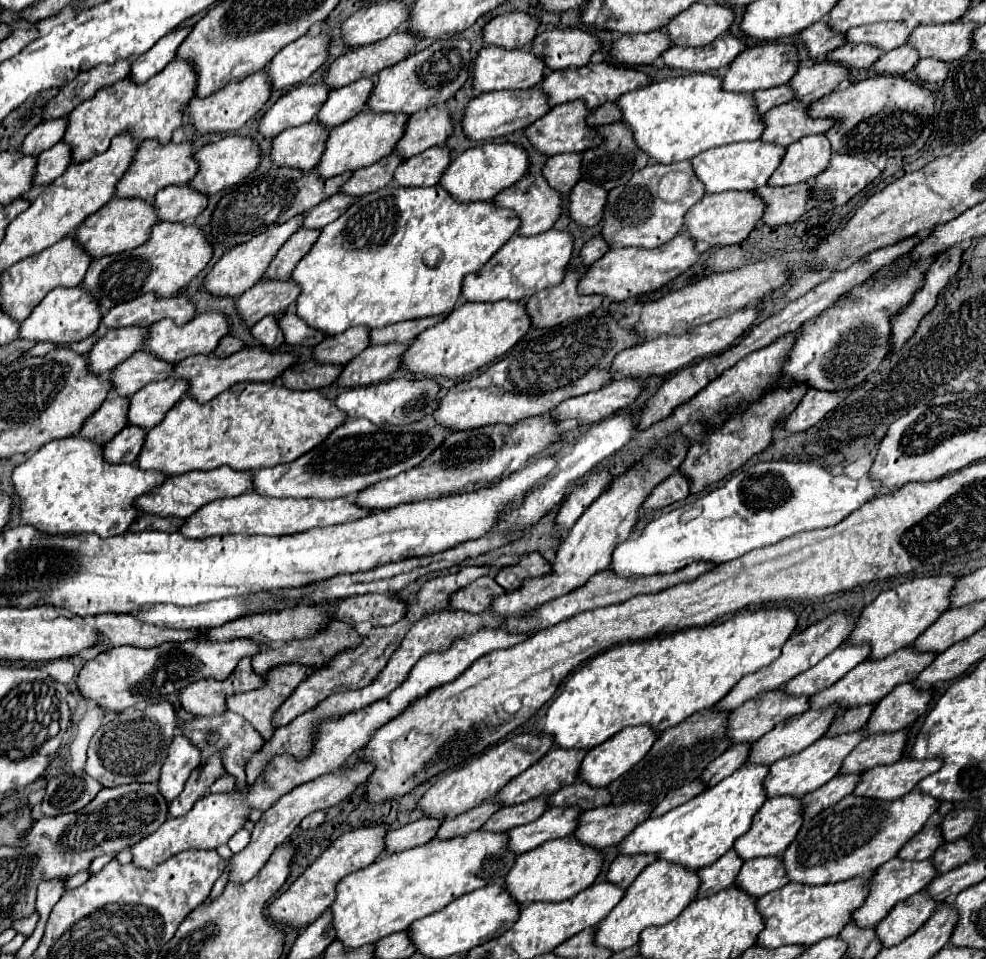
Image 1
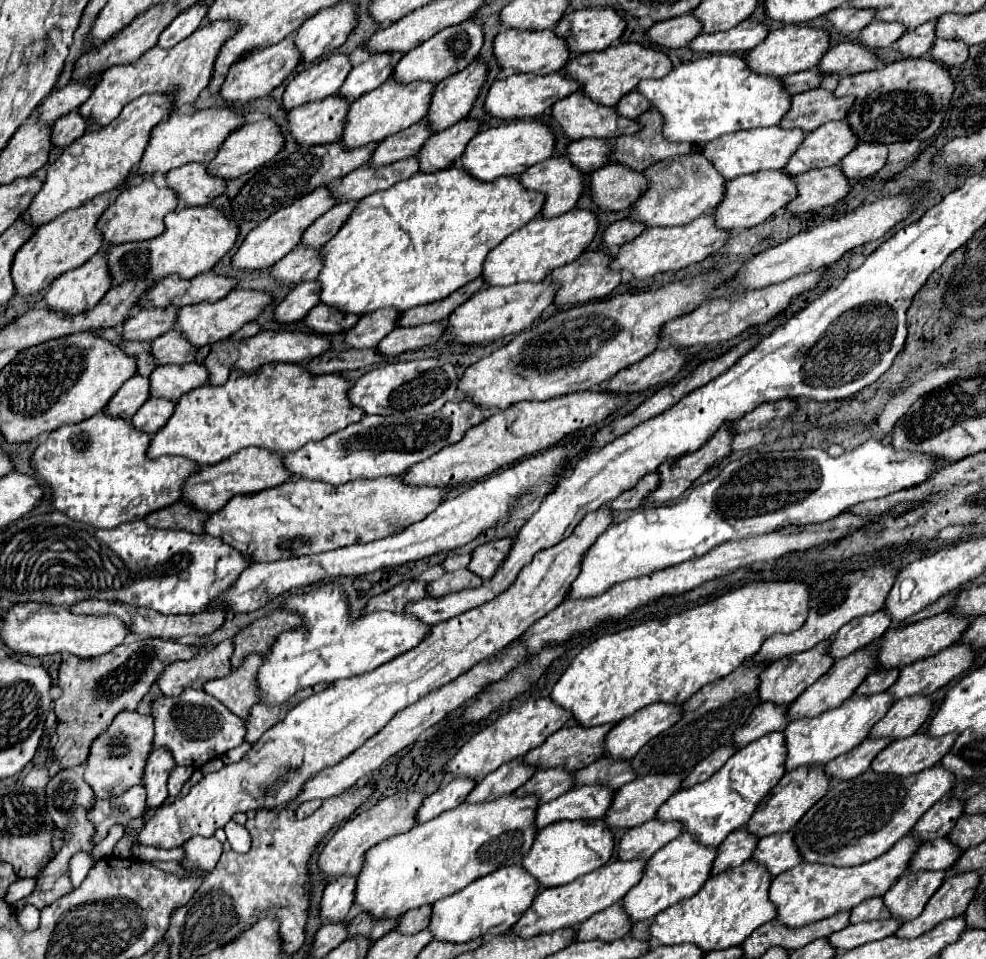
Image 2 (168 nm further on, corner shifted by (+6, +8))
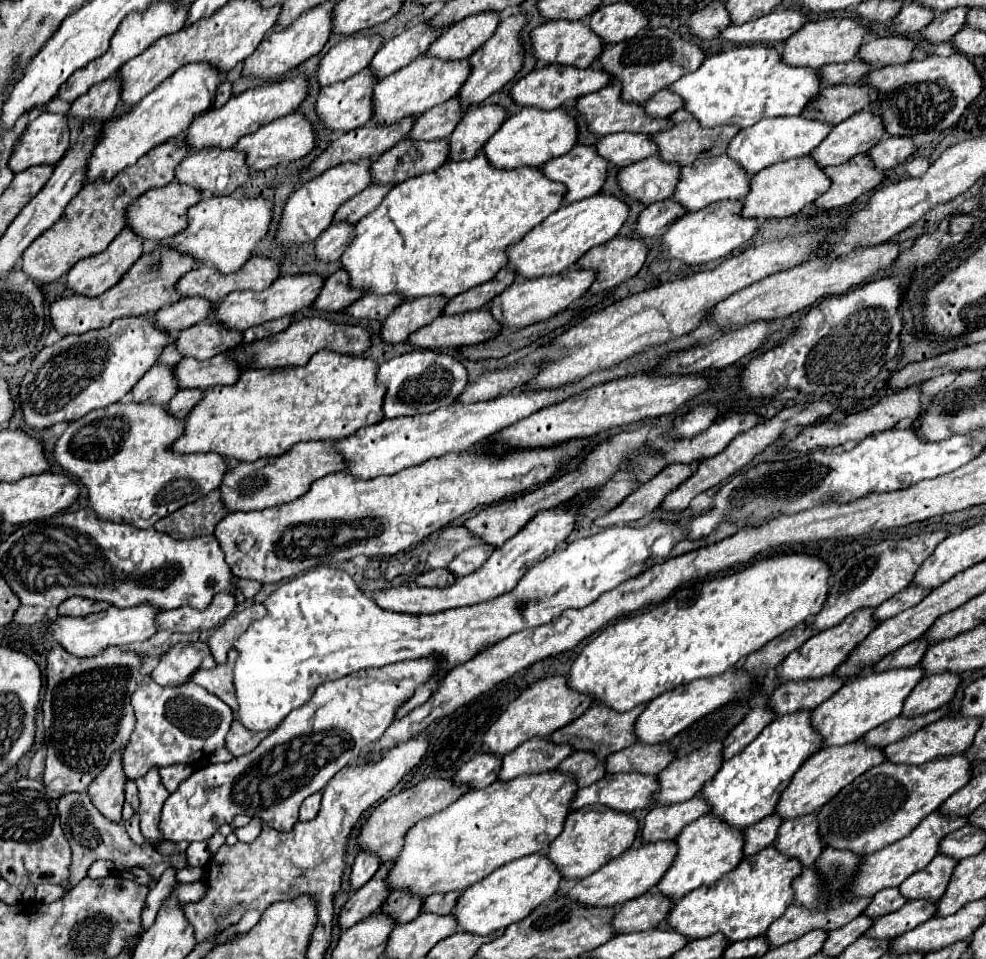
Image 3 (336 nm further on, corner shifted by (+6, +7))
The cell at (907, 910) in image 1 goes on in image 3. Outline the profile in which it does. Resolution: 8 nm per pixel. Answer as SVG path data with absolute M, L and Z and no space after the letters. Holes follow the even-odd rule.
M936 854L926 868L914 872L898 886L900 894L904 894L904 898L910 902L914 900L938 902L948 886L948 878L952 876L954 866L956 866L956 860Z

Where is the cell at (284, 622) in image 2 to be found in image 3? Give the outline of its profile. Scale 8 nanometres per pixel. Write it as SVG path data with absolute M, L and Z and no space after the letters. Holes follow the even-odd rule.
M254 604L254 606L246 608L244 612L240 612L238 616L228 618L228 620L214 632L214 636L208 640L208 644L210 644L210 650L212 650L214 660L216 660L218 664L224 664L224 662L226 662L226 654L228 654L228 650L232 648L234 640L236 640L240 634L244 634L246 628L248 628L254 620L258 620L260 616L266 616L266 608L264 608L262 604Z

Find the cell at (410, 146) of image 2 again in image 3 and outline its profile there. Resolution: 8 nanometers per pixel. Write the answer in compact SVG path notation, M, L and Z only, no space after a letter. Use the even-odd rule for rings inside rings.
M450 98L448 102L430 108L428 112L420 114L414 124L412 130L408 132L406 140L440 140L440 138L448 138L448 134L452 134L452 130L456 128L456 124L460 122L464 110L460 108L458 98Z

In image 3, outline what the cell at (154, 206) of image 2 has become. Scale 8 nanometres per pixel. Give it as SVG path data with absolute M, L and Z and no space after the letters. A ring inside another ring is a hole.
M176 180L162 188L152 188L146 190L142 196L138 196L128 208L126 208L126 226L140 236L142 240L152 240L152 242L162 242L166 238L172 238L178 234L184 224L186 224L186 210L194 206L200 200L200 192L192 186L184 186Z

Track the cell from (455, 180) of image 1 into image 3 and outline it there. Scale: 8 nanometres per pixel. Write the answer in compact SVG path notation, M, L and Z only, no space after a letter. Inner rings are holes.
M520 110L502 122L482 152L494 168L540 168L548 160L564 156L576 144L576 122L564 110Z

